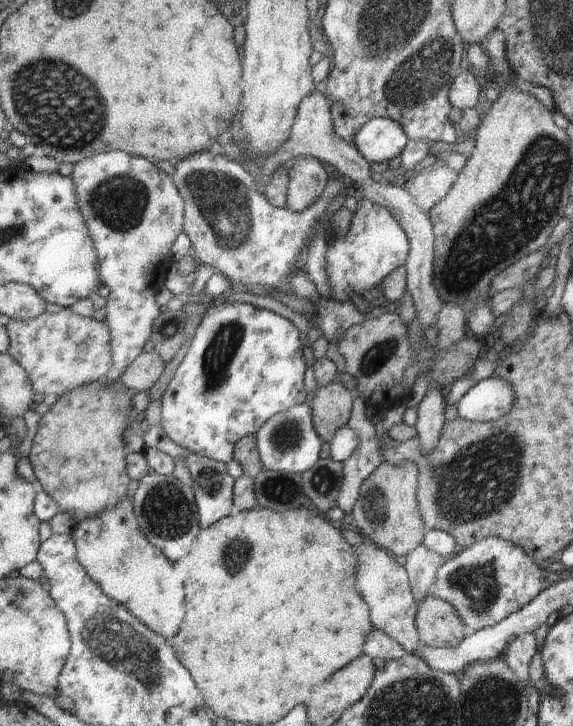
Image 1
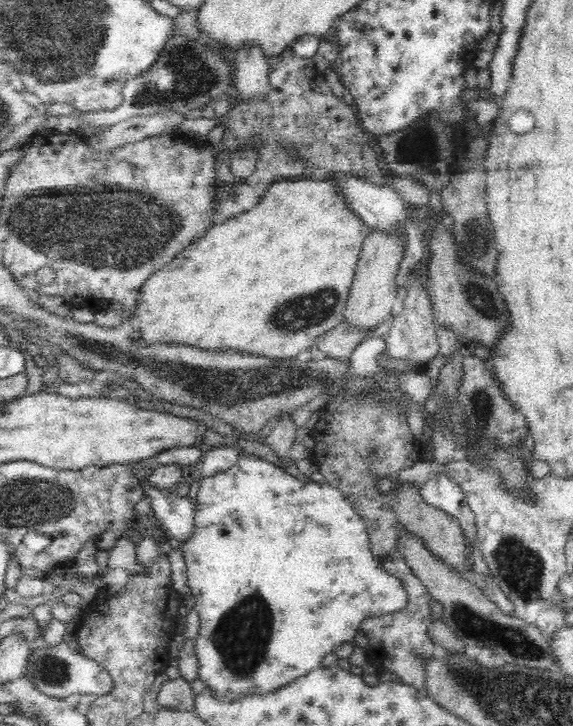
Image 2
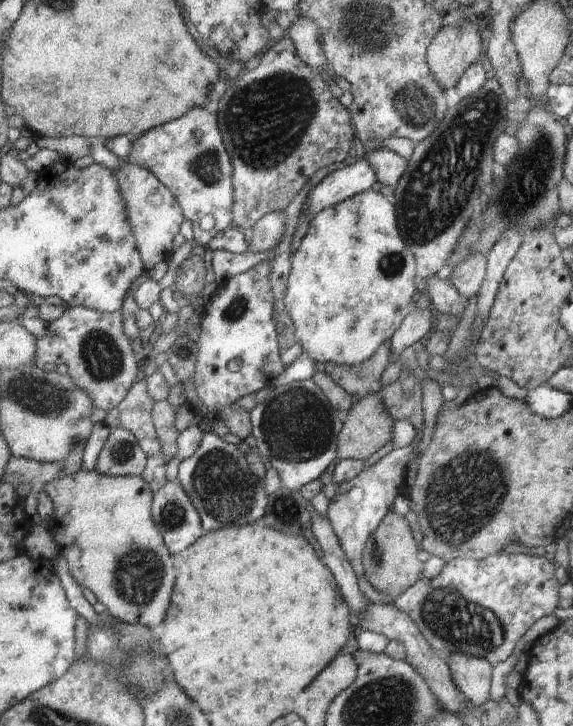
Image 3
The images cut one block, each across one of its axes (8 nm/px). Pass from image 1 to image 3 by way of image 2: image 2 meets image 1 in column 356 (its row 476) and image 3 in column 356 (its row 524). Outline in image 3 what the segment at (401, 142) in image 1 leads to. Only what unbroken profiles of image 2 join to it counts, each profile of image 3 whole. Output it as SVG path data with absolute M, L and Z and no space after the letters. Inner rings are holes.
M364 154L363 160L329 173L303 202L309 224L322 210L369 190L377 181L376 172Z

